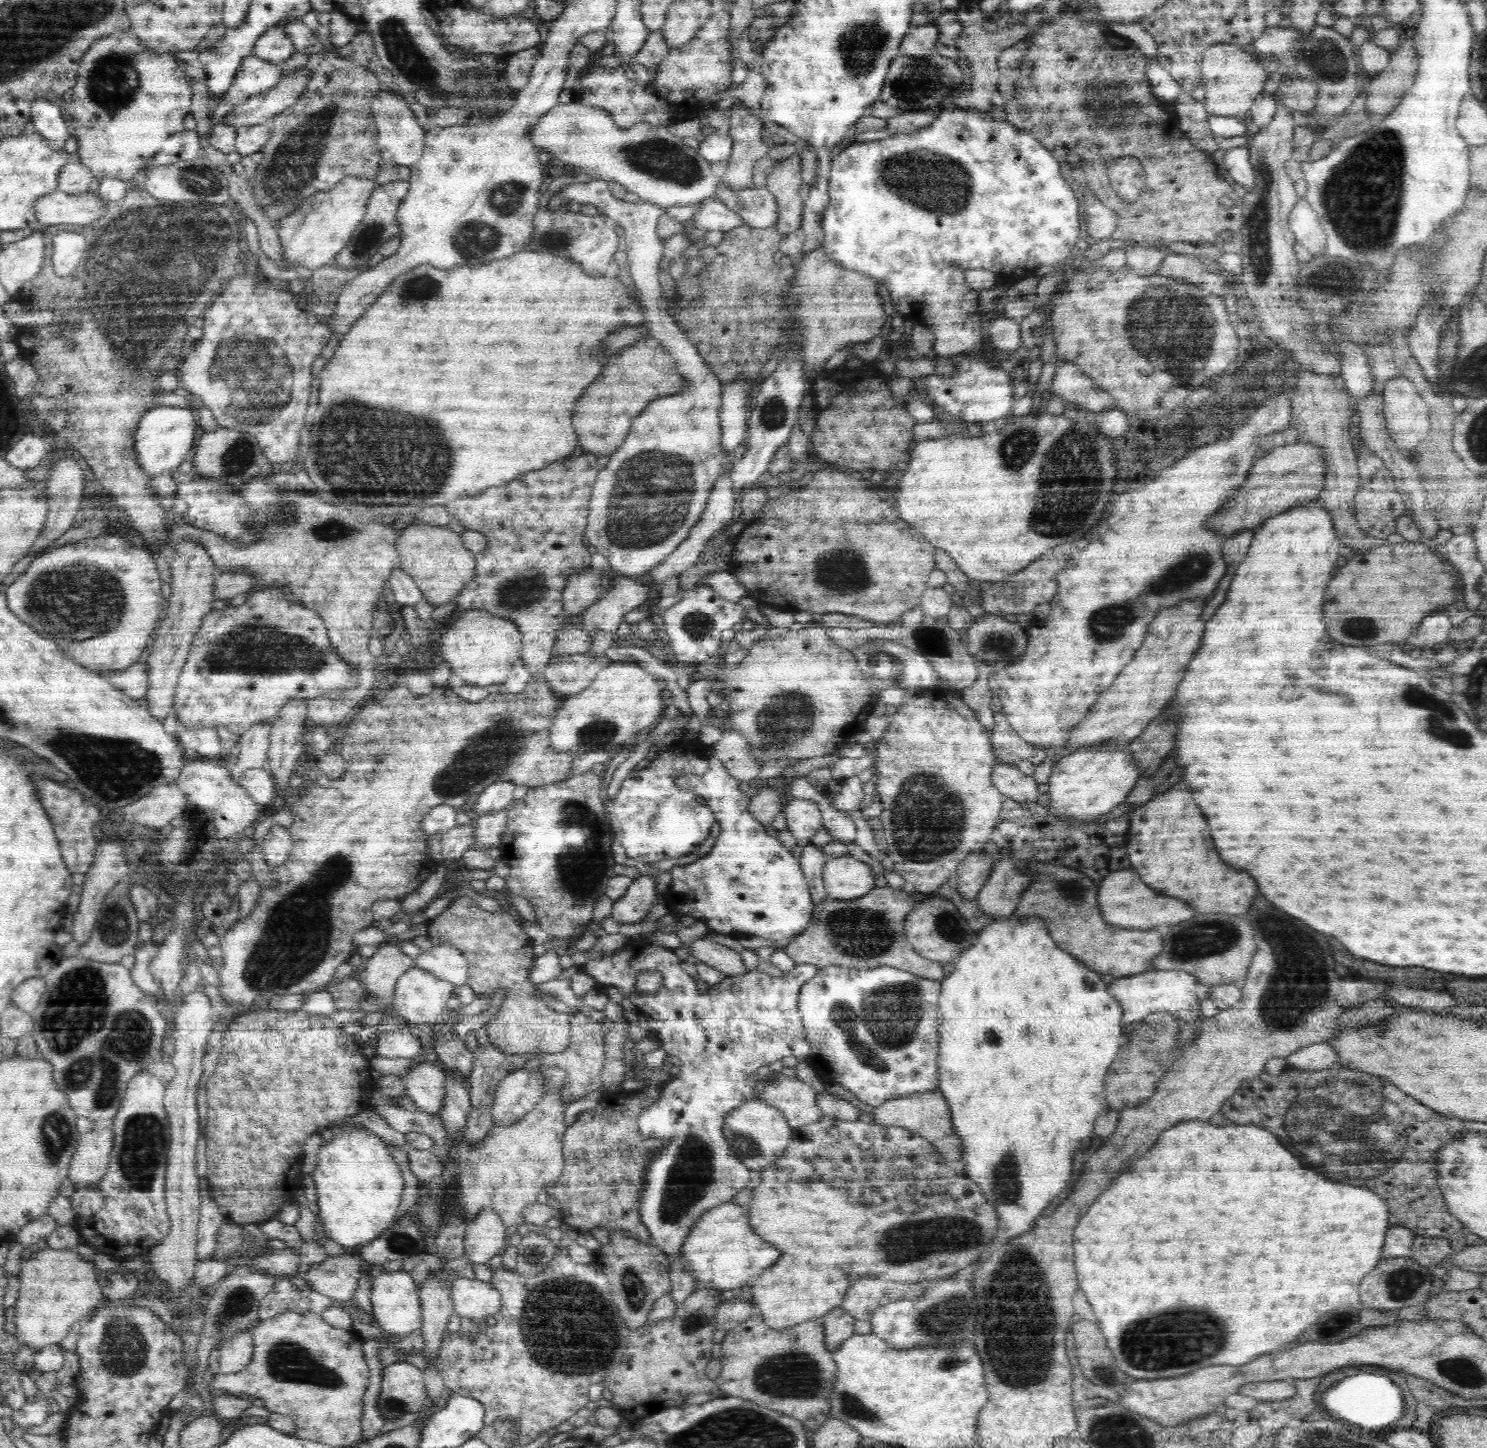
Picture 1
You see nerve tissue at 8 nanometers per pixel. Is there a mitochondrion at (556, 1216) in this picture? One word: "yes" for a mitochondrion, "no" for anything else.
no

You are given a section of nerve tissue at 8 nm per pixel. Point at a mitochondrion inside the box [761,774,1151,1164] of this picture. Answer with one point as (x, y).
(890, 1017)

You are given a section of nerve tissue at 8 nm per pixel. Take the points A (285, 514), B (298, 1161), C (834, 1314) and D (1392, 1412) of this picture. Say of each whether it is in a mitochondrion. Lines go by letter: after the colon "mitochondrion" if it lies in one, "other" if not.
A: mitochondrion
B: other
C: other
D: other

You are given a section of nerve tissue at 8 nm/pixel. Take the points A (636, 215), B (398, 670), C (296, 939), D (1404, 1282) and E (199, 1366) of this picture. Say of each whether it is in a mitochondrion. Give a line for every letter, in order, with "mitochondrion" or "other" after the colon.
A: other
B: other
C: mitochondrion
D: mitochondrion
E: other

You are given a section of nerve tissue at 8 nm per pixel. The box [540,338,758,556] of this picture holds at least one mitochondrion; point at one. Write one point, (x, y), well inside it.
(629, 524)

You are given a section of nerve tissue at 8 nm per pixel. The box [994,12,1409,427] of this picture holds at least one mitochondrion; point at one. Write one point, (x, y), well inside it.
(1362, 195)

